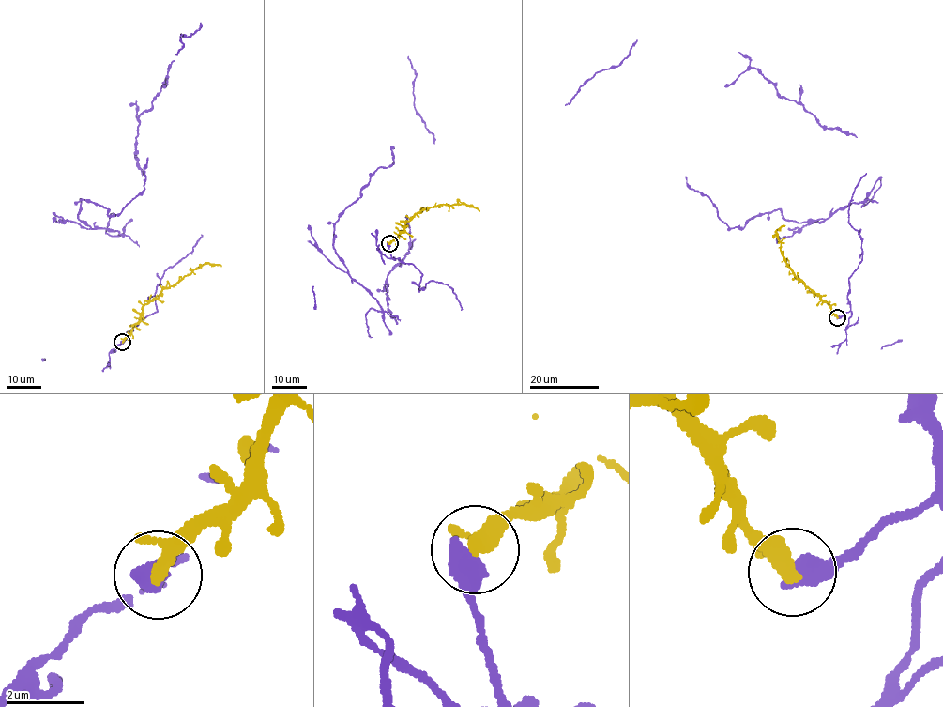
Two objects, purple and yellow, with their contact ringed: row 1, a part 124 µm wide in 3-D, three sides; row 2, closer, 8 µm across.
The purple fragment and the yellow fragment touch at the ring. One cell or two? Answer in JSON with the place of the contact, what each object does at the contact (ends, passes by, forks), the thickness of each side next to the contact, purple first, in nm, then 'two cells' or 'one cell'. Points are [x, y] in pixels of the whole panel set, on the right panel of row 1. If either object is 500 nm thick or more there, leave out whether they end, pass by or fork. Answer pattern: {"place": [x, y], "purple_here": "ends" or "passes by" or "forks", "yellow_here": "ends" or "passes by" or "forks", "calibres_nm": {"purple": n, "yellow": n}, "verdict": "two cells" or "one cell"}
{"place": [837, 317], "calibres_nm": {"purple": 600, "yellow": 280}, "verdict": "two cells"}

